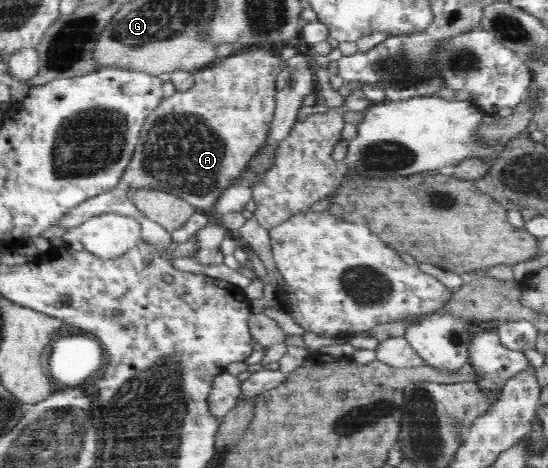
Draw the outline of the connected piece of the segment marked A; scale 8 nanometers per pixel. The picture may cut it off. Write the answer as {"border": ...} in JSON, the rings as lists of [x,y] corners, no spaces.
{"border":[[[262,47],[234,51],[230,56],[215,62],[218,64],[193,71],[194,86],[184,92],[177,90],[174,95],[162,98],[158,108],[146,118],[132,160],[126,166],[126,172],[120,178],[118,186],[74,206],[71,212],[60,218],[56,226],[66,229],[76,228],[92,216],[114,212],[136,219],[140,223],[141,239],[157,250],[166,250],[172,242],[171,234],[163,226],[148,220],[136,208],[128,198],[129,191],[160,190],[184,199],[197,210],[210,210],[213,207],[222,192],[246,172],[250,160],[258,152],[262,152],[262,146],[266,144],[268,138],[270,124],[274,120],[275,96],[278,91],[276,76],[286,67],[285,60],[278,56],[277,49]]]}

